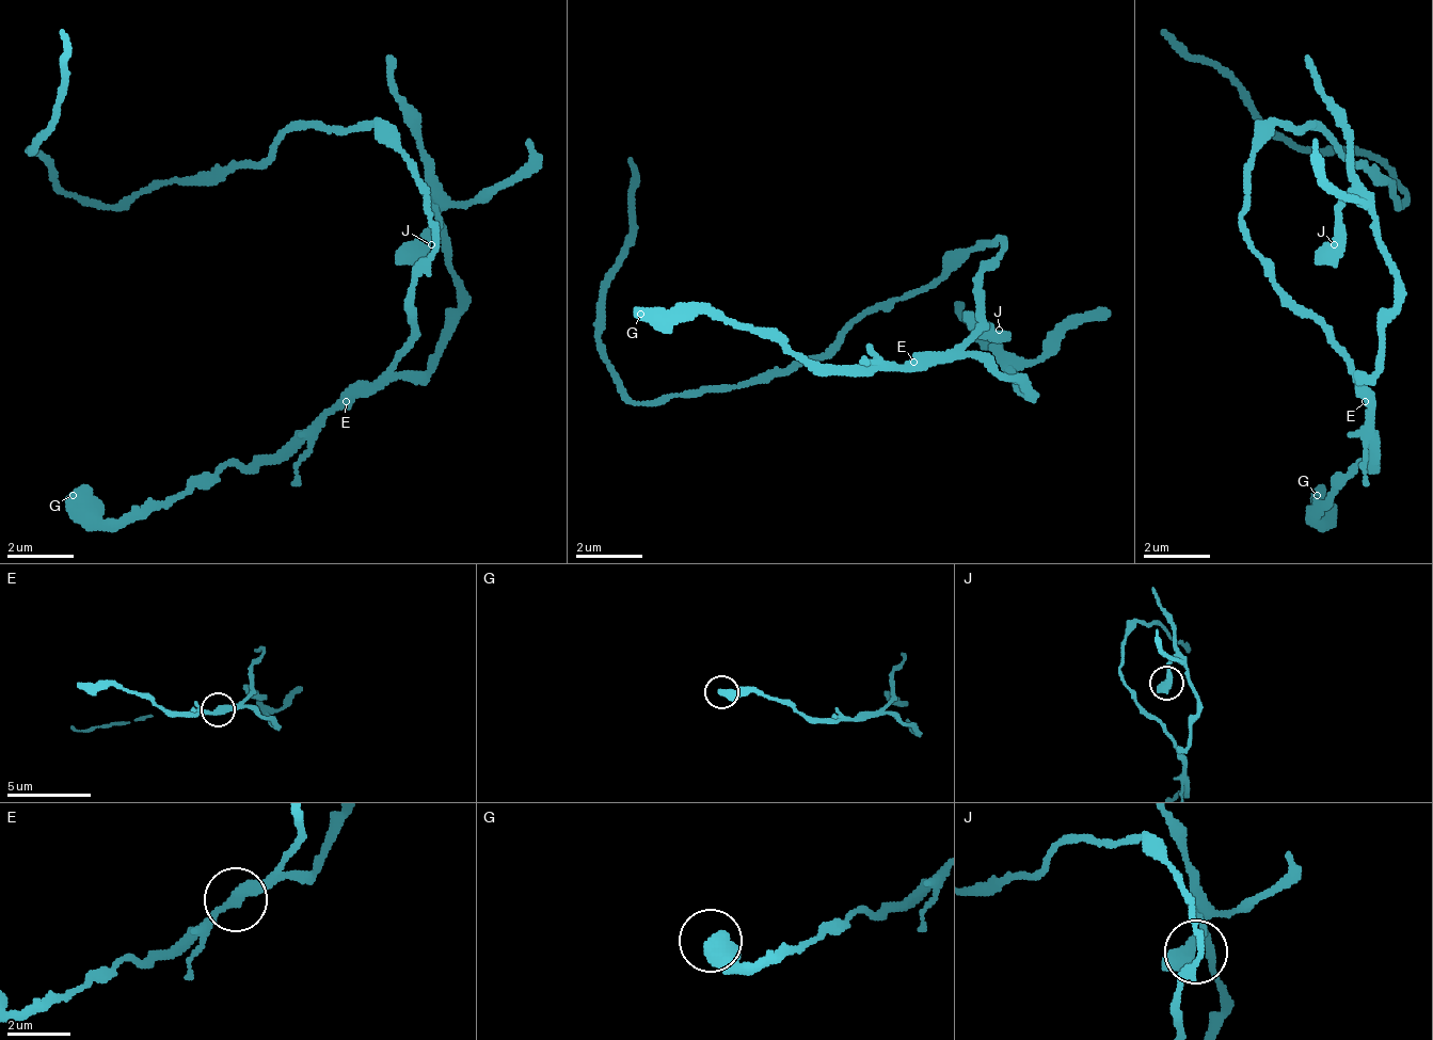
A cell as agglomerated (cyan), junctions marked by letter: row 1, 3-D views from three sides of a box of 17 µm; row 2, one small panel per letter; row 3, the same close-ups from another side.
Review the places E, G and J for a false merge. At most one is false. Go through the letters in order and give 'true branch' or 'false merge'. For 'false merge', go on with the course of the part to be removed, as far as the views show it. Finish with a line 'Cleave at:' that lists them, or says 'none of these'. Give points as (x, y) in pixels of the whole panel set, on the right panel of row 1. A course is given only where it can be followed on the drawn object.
E: false merge; foreign part runs (1367, 403), (1251, 244), (1242, 178), (1284, 128), (1317, 128), (1408, 194), (1358, 153), (1301, 153), (1159, 28)
G: true branch
J: true branch
Cleave at: E

